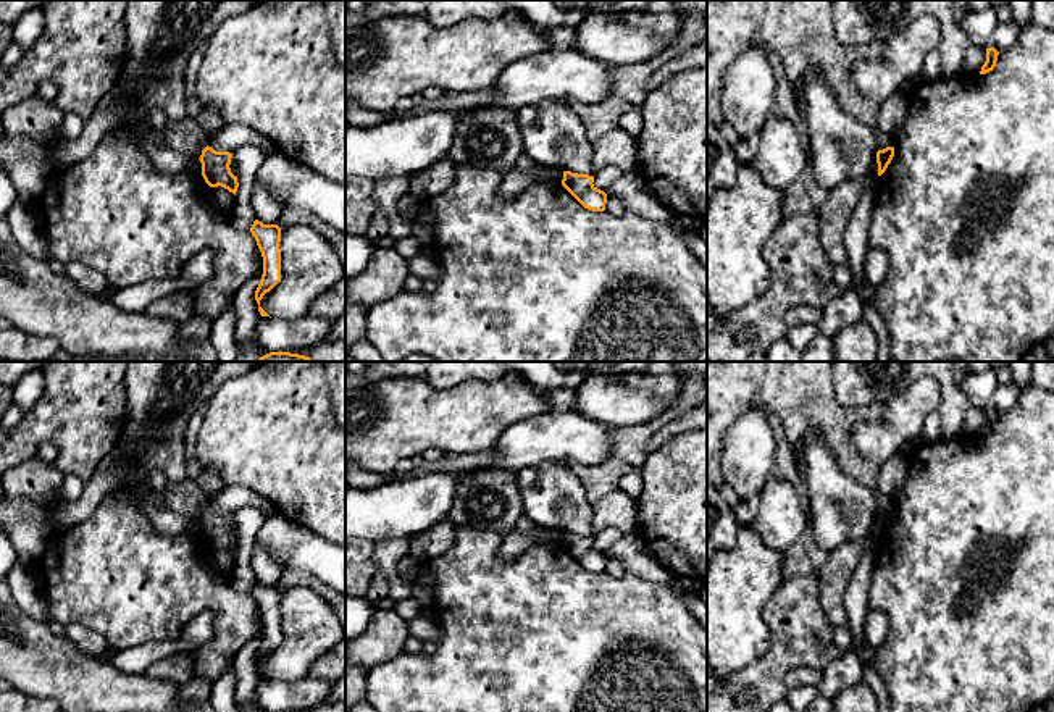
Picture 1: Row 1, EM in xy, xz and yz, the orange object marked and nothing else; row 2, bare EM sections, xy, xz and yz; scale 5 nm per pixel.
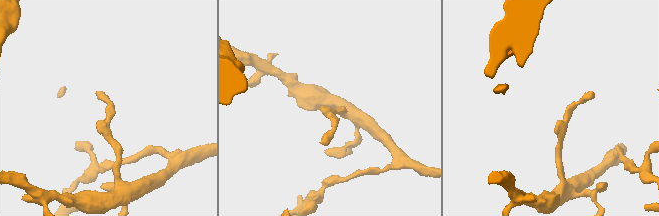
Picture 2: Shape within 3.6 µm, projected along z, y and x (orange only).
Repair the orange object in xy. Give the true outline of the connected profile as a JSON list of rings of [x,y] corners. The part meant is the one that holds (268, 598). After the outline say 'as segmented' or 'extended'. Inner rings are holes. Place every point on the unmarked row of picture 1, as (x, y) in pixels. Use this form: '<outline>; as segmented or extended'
[[[255,581],[250,589],[252,597],[263,618],[263,636],[255,652],[255,662],[261,678],[270,678],[261,668],[260,662],[281,643],[281,589],[278,586],[263,586]]]; as segmented

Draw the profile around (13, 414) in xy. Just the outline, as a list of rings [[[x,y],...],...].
[[[11,404],[3,417],[2,417],[2,421],[0,421],[0,426],[3,429],[11,429],[15,428],[23,418],[24,418],[26,412],[18,405],[18,404]]]

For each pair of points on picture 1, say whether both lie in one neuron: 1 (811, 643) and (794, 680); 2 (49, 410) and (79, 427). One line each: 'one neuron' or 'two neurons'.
1: two neurons
2: one neuron

